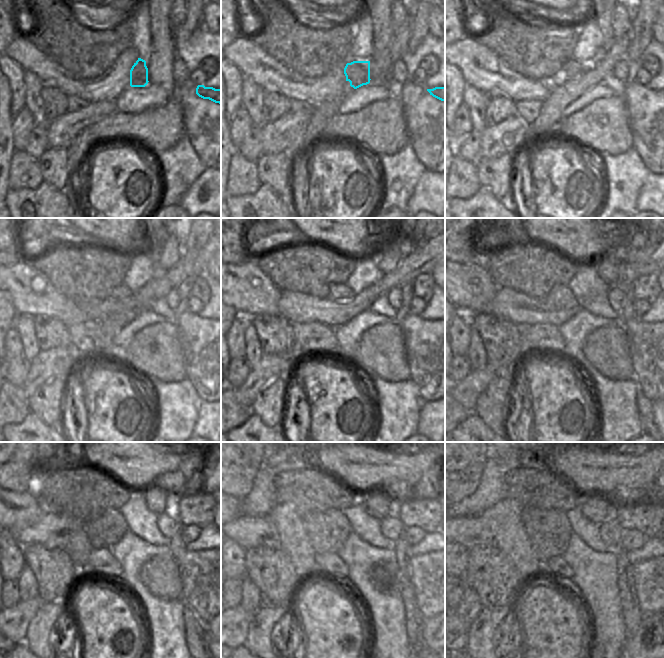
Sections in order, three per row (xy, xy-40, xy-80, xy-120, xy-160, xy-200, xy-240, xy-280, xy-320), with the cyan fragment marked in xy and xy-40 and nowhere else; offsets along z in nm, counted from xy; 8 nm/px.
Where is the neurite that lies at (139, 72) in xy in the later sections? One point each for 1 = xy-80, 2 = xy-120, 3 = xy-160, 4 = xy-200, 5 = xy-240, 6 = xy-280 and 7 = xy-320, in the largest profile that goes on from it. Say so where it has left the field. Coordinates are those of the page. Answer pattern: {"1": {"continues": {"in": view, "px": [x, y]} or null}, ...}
{"1": {"continues": {"in": "xy-80", "px": [571, 69]}}, "2": {"continues": {"in": "xy-120", "px": [120, 293]}}, "3": {"continues": {"in": "xy-160", "px": [337, 293]}}, "4": {"continues": {"in": "xy-200", "px": [560, 297]}}, "5": {"continues": {"in": "xy-240", "px": [105, 531]}}, "6": {"continues": {"in": "xy-280", "px": [327, 530]}}, "7": {"continues": {"in": "xy-320", "px": [548, 532]}}}

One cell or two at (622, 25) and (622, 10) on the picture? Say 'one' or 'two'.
one

